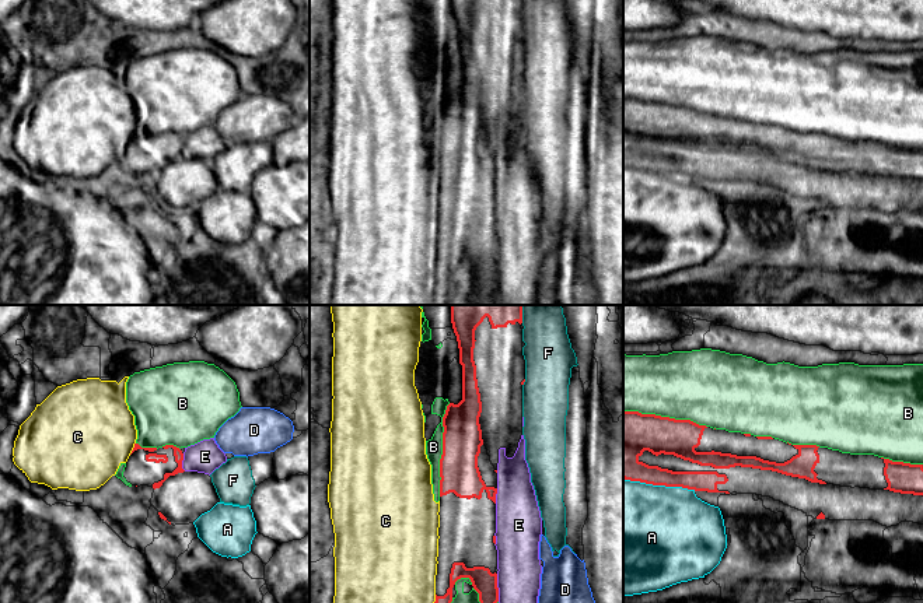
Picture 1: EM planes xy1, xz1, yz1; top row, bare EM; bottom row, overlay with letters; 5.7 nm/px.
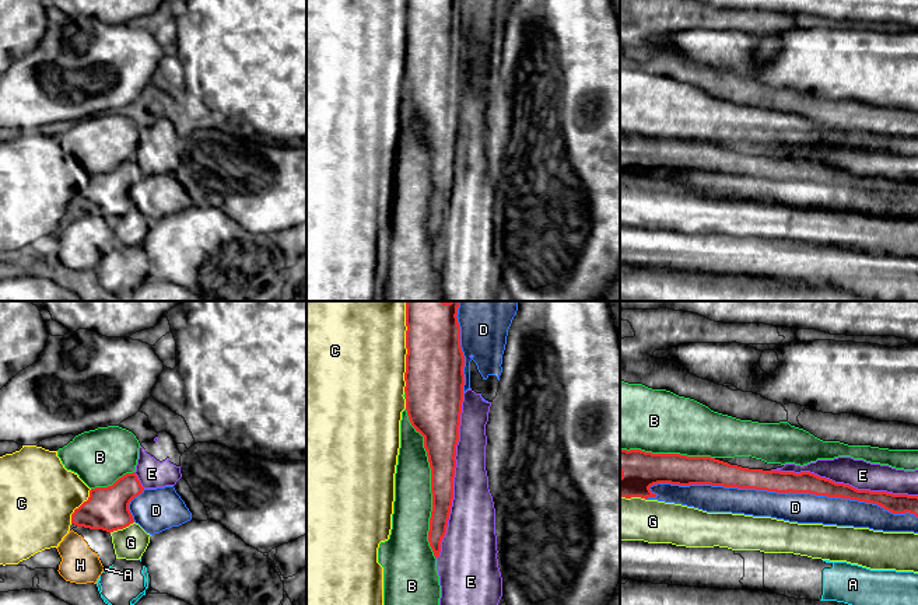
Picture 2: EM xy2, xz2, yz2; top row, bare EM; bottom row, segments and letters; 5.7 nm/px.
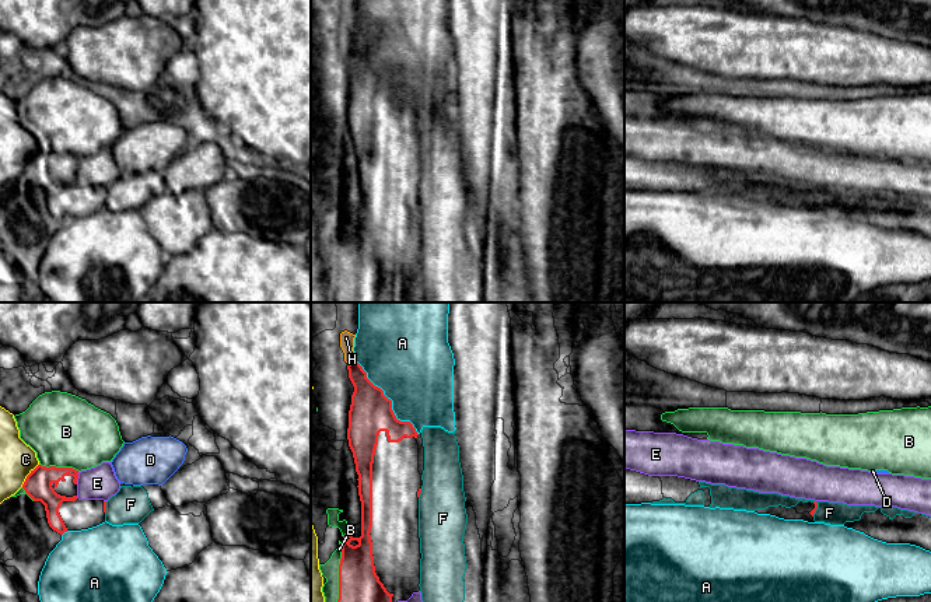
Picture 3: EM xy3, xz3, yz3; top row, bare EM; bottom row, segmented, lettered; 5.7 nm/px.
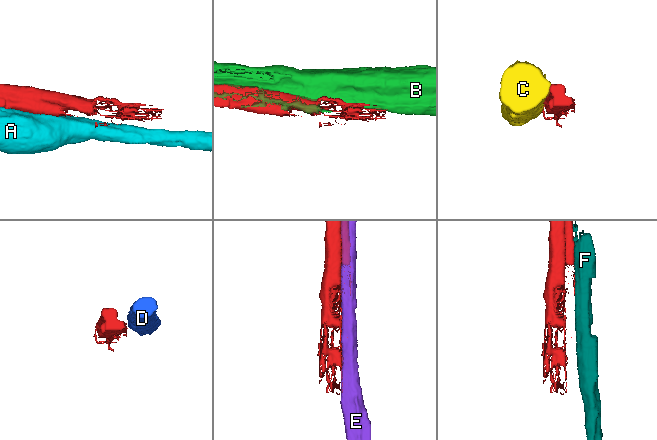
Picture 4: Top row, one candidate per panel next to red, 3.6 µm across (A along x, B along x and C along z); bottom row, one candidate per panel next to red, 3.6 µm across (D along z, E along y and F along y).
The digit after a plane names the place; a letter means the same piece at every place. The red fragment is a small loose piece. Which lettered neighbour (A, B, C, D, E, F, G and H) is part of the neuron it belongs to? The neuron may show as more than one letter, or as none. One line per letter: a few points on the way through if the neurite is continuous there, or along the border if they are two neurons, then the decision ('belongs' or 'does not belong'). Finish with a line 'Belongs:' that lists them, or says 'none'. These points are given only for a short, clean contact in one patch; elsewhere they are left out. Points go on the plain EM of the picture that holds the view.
A: does not belong
B: does not belong
C: does not belong
D: does not belong
E: does not belong
F: does not belong
G: does not belong
H: does not belong
Belongs: none

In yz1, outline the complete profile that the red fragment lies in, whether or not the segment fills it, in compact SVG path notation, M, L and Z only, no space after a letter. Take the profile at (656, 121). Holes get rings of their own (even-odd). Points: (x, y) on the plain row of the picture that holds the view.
M623 98L623 165L625 165L625 166L640 168L640 169L653 171L653 172L682 173L682 175L695 176L695 178L726 179L726 180L730 180L728 178L719 178L719 176L717 176L717 172L719 172L719 171L726 171L726 169L728 168L728 165L727 165L726 161L719 161L716 157L714 157L714 158L672 158L672 157L668 157L668 155L661 155L661 154L658 154L658 152L648 152L648 151L646 151L646 150L643 150L643 148L639 147L639 144L643 141L644 137L648 137L648 139L651 139L651 140L655 141L655 143L658 143L658 141L661 141L661 140L664 140L664 141L674 141L674 143L676 143L676 144L681 144L681 146L683 146L683 147L689 147L689 148L692 148L692 150L698 150L698 151L700 151L700 152L712 152L712 154L714 154L716 157L717 157L717 155L730 155L730 154L741 152L741 154L752 154L752 155L761 155L761 157L772 157L772 158L777 158L777 159L782 159L782 161L786 161L786 162L798 164L798 165L805 165L805 166L808 166L808 168L811 168L811 169L819 169L819 171L826 171L826 169L828 169L828 171L840 172L840 173L852 173L852 175L860 173L860 175L870 175L870 176L889 176L889 178L901 179L901 180L923 182L923 151L910 151L910 150L903 150L903 148L892 148L892 147L889 147L889 146L878 144L878 143L874 143L874 141L850 141L850 140L842 140L842 139L839 139L839 137L832 137L832 136L828 136L828 134L819 134L819 133L817 133L817 132L791 132L791 130L789 130L789 129L786 130L786 129L779 127L779 126L775 126L775 125L772 125L772 123L754 123L754 122L751 122L751 120L728 119L728 118L726 118L726 116L716 116L716 115L713 116L713 115L706 113L706 112L699 112L699 111L690 108L690 106L675 106L675 105L669 105L669 104L655 102L655 101L641 101L641 99L639 99L639 98Z

